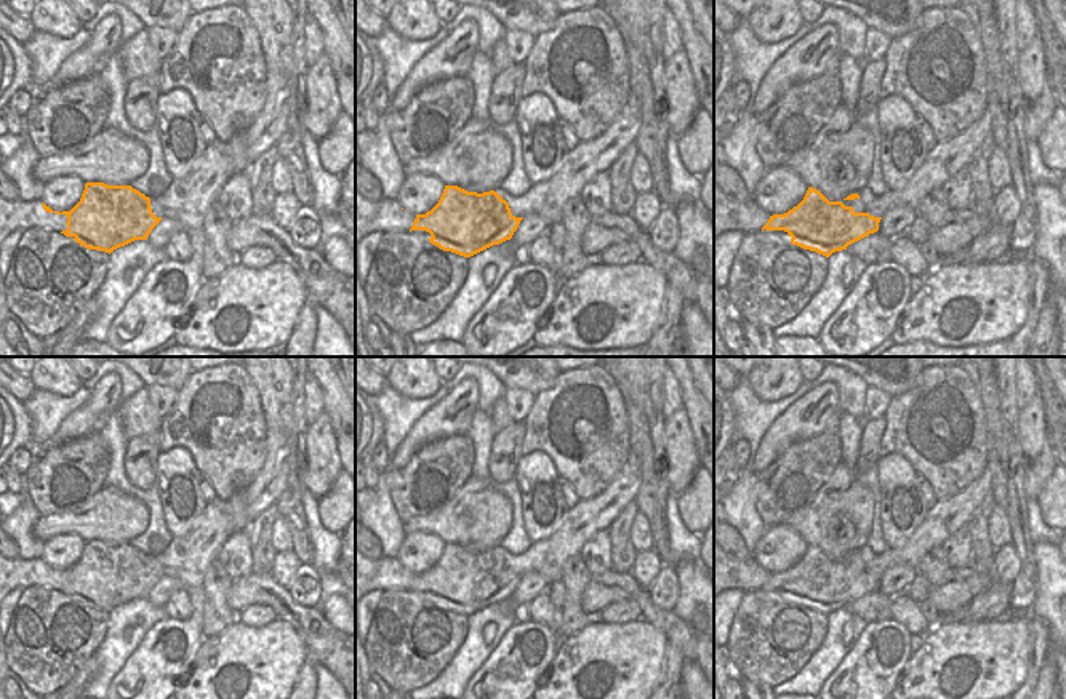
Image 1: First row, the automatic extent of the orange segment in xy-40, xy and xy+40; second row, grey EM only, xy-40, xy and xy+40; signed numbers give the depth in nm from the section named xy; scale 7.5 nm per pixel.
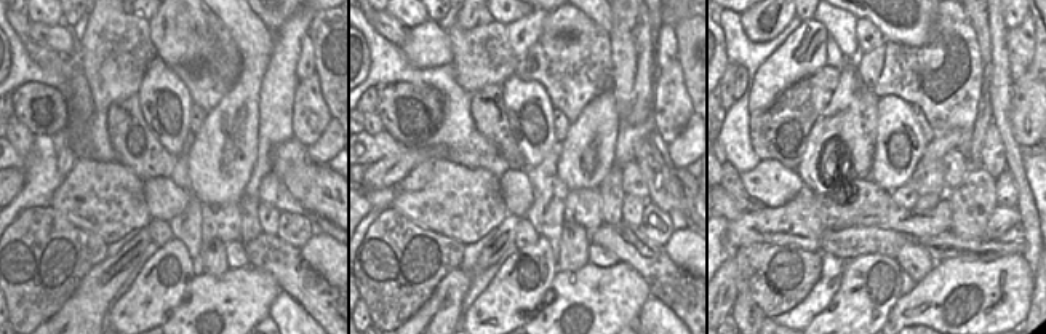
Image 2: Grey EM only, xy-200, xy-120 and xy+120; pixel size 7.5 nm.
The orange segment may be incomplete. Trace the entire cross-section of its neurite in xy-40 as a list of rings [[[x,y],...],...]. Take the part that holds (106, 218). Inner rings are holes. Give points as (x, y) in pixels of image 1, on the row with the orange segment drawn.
[[[86,182],[80,202],[62,213],[42,200],[10,202],[0,197],[0,245],[16,229],[42,227],[110,254],[134,240],[147,240],[160,221],[152,213],[150,198],[131,186]]]

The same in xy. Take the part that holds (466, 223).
[[[445,186],[439,203],[426,214],[410,214],[397,200],[370,202],[355,189],[355,248],[371,232],[426,230],[432,245],[471,258],[493,245],[511,240],[523,218],[511,213],[509,203],[495,190],[477,194],[458,186]]]

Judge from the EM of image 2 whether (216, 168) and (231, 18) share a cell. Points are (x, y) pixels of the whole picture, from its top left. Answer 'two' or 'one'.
one

